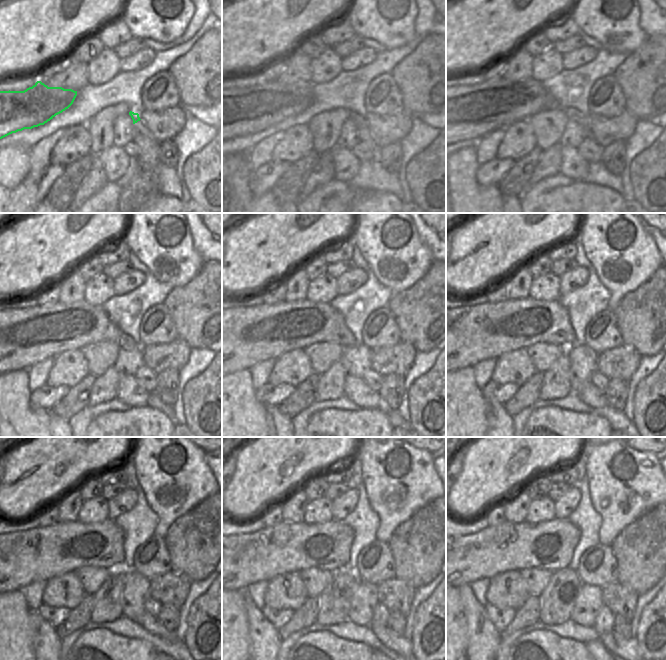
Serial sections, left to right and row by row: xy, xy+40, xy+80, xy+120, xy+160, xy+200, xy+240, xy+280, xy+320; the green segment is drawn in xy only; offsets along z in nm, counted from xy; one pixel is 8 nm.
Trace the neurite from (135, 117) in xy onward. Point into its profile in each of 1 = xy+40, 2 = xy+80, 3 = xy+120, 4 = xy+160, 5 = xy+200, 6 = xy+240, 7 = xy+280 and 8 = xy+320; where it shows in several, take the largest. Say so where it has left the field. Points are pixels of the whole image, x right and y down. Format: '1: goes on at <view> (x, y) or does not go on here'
1: goes on at xy+40 (358, 120)
2: goes on at xy+80 (574, 115)
3: goes on at xy+120 (18, 339)
4: goes on at xy+160 (242, 337)
5: goes on at xy+200 (466, 336)
6: goes on at xy+240 (18, 559)
7: goes on at xy+280 (242, 560)
8: goes on at xy+320 (549, 545)

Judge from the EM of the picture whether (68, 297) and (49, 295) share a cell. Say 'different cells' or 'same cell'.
different cells

